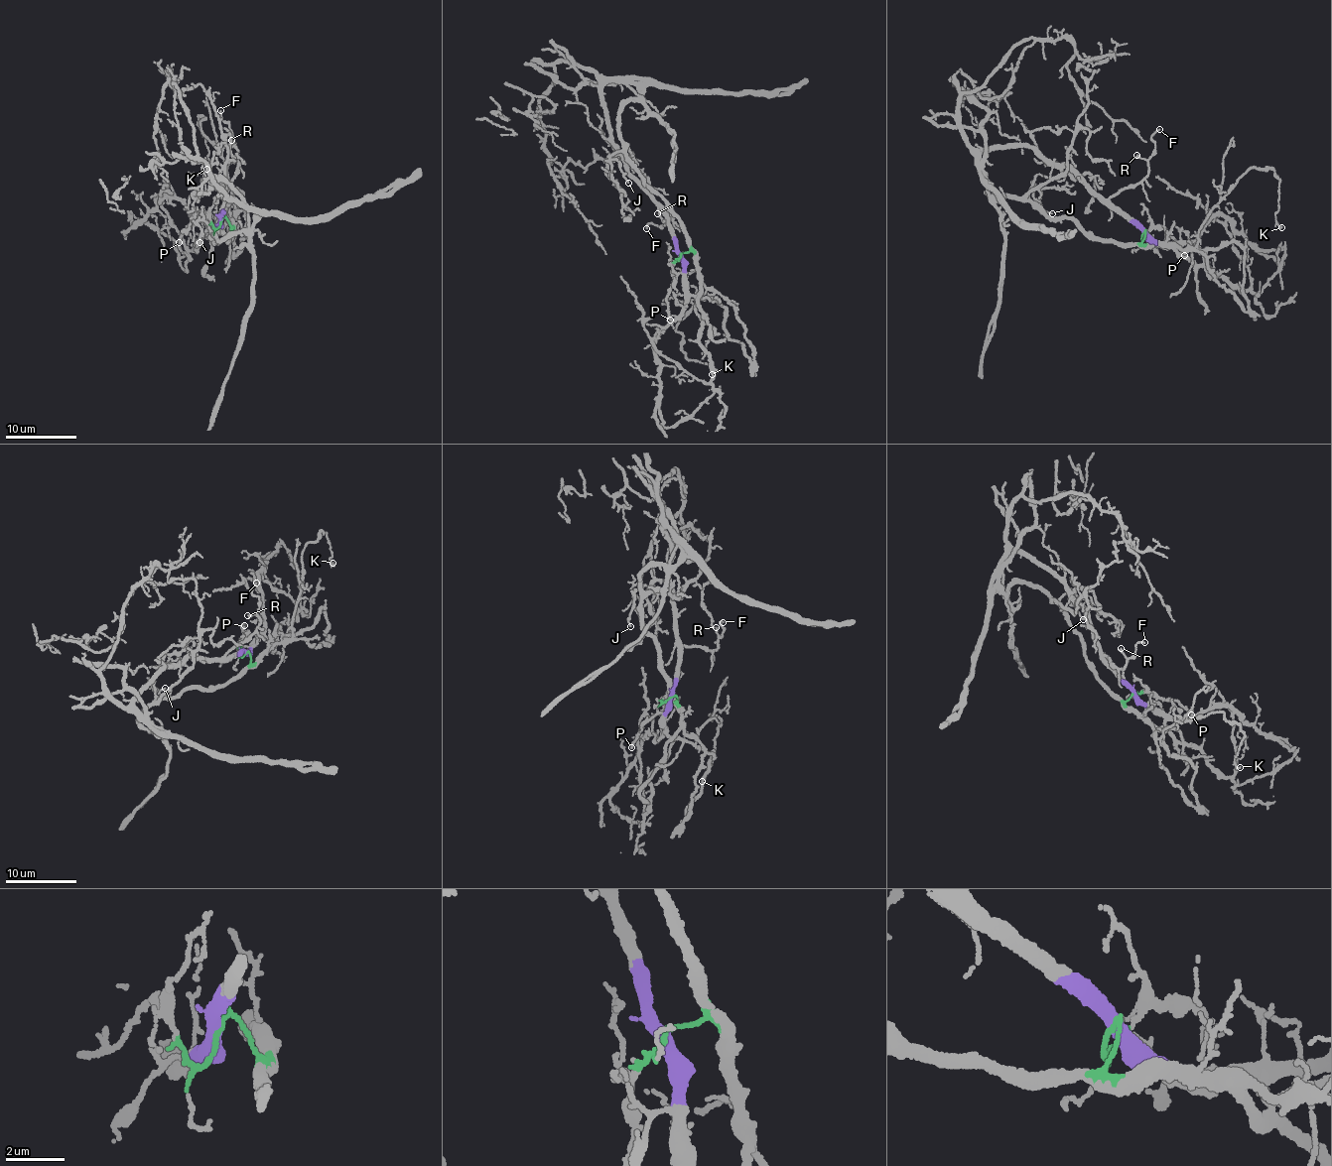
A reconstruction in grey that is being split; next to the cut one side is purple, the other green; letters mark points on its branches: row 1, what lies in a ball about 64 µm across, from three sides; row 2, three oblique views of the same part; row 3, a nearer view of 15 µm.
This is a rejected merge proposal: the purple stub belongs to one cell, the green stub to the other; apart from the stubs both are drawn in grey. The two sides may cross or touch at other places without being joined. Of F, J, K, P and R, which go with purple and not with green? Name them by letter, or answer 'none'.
F, R

